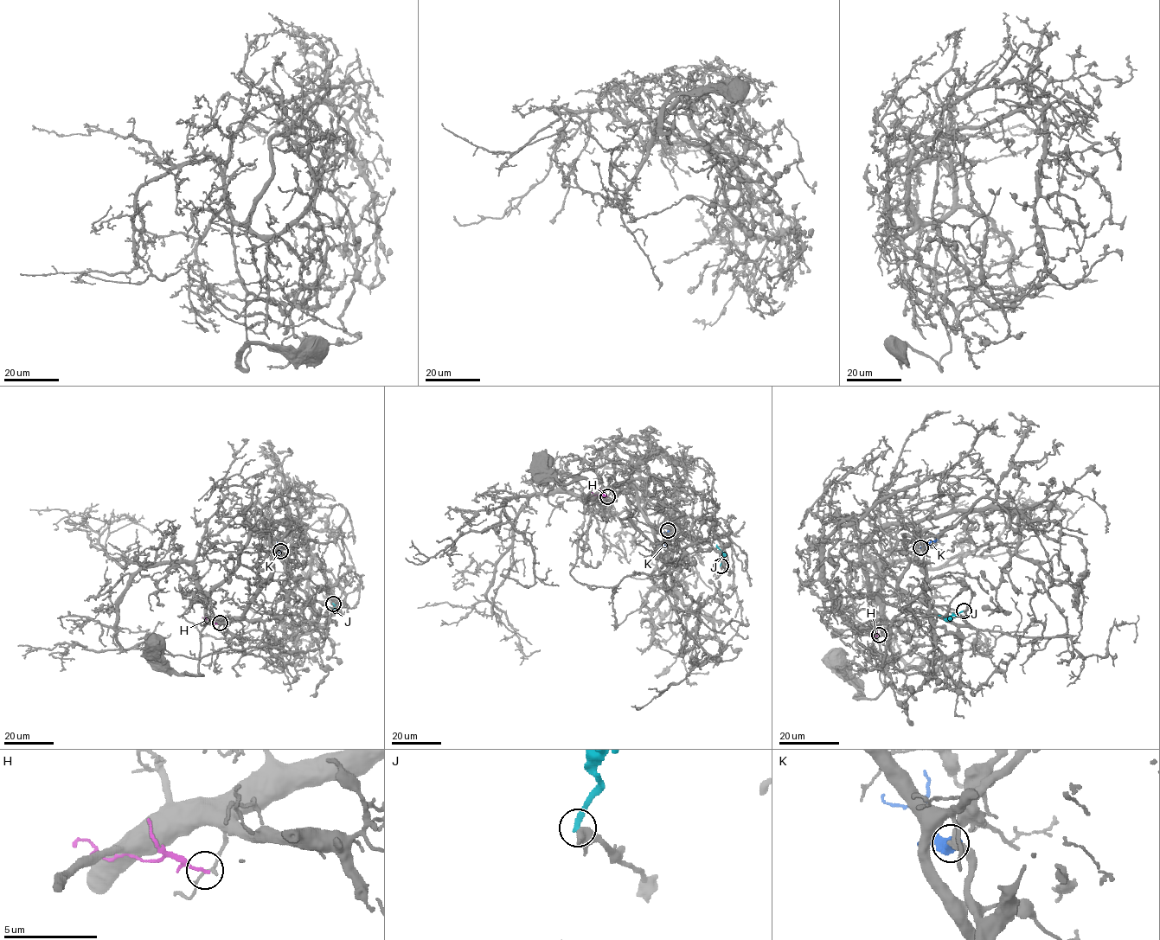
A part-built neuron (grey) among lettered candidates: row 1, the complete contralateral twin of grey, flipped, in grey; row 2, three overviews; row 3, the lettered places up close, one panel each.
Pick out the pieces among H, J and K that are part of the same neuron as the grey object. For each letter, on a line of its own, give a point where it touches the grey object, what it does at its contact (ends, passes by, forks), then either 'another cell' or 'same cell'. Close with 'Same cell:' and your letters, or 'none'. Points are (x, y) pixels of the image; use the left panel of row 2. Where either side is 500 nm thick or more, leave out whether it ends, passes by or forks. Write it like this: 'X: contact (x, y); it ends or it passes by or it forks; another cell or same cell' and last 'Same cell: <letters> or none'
H: contact (220, 623); it ends; another cell
J: contact (333, 604); it ends; another cell
K: contact (280, 551); same cell
Same cell: K

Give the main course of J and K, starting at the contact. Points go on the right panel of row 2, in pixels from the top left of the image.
J: (963, 611), (944, 618), (938, 616)
K: (920, 547), (933, 541), (940, 531)

